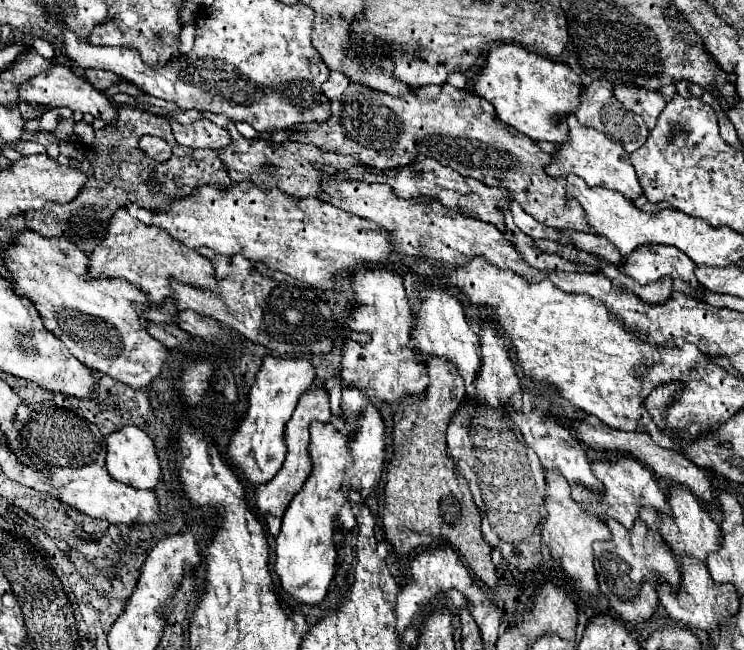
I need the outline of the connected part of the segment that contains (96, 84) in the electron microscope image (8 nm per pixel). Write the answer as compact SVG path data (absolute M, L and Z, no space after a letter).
M85 70L85 78L95 90L107 90L111 84L119 82L119 76L105 70Z

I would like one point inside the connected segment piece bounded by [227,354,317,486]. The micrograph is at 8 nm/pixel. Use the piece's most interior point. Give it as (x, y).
(257, 450)

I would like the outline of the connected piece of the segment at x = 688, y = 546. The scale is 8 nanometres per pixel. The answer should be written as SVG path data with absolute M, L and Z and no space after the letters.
M671 486L667 490L667 504L671 506L671 514L663 516L653 508L639 508L639 518L651 528L661 532L661 536L665 538L665 542L669 544L669 548L673 550L675 558L681 556L693 556L697 560L705 560L709 552L719 548L719 540L721 540L721 530L719 524L711 518L711 514L707 512L707 508L699 502L699 498L687 490L685 486Z

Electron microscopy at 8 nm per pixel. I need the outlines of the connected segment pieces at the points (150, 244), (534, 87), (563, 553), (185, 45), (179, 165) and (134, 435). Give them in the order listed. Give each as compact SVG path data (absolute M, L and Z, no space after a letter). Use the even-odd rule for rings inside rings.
M125 208L115 210L109 222L107 234L89 254L87 272L93 278L125 278L135 288L139 288L151 304L157 304L157 306L161 306L163 300L169 298L171 278L177 278L179 282L185 282L185 284L211 288L215 290L215 294L219 294L217 280L213 278L213 266L207 258L197 254L197 250L191 250L185 244L171 238L167 230L157 226L145 226L137 218L129 216Z
M499 44L489 52L485 68L473 80L473 88L475 94L481 94L495 106L495 112L503 124L535 142L547 140L553 144L563 144L569 140L565 118L579 108L579 96L585 86L581 76L567 64L527 52L517 44Z
M545 470L545 510L547 518L543 518L543 542L549 546L551 556L557 558L563 566L563 570L577 582L579 588L589 590L591 594L599 592L597 584L597 574L593 568L593 544L601 540L609 540L609 528L605 522L587 510L581 508L579 502L571 498L569 482L559 474L557 470Z
M193 22L190 25L185 26L180 34L180 47L179 53L181 54L188 54L193 47L194 39L195 39L195 30L196 30L196 23Z
M117 106L115 122L107 124L103 130L95 130L95 140L91 146L83 146L83 154L91 162L91 170L97 180L109 182L115 188L125 190L135 198L141 208L147 210L167 206L171 200L183 198L187 196L187 192L195 192L201 184L231 184L231 178L221 160L217 158L215 150L193 150L177 144L167 118L151 114L147 110L139 110L135 106ZM141 132L165 138L173 148L173 158L165 164L159 164L145 156L145 152L137 144Z
M123 426L111 432L107 436L107 472L117 482L123 482L141 490L153 490L161 478L159 458L157 458L153 440L143 430L137 430L137 426Z

